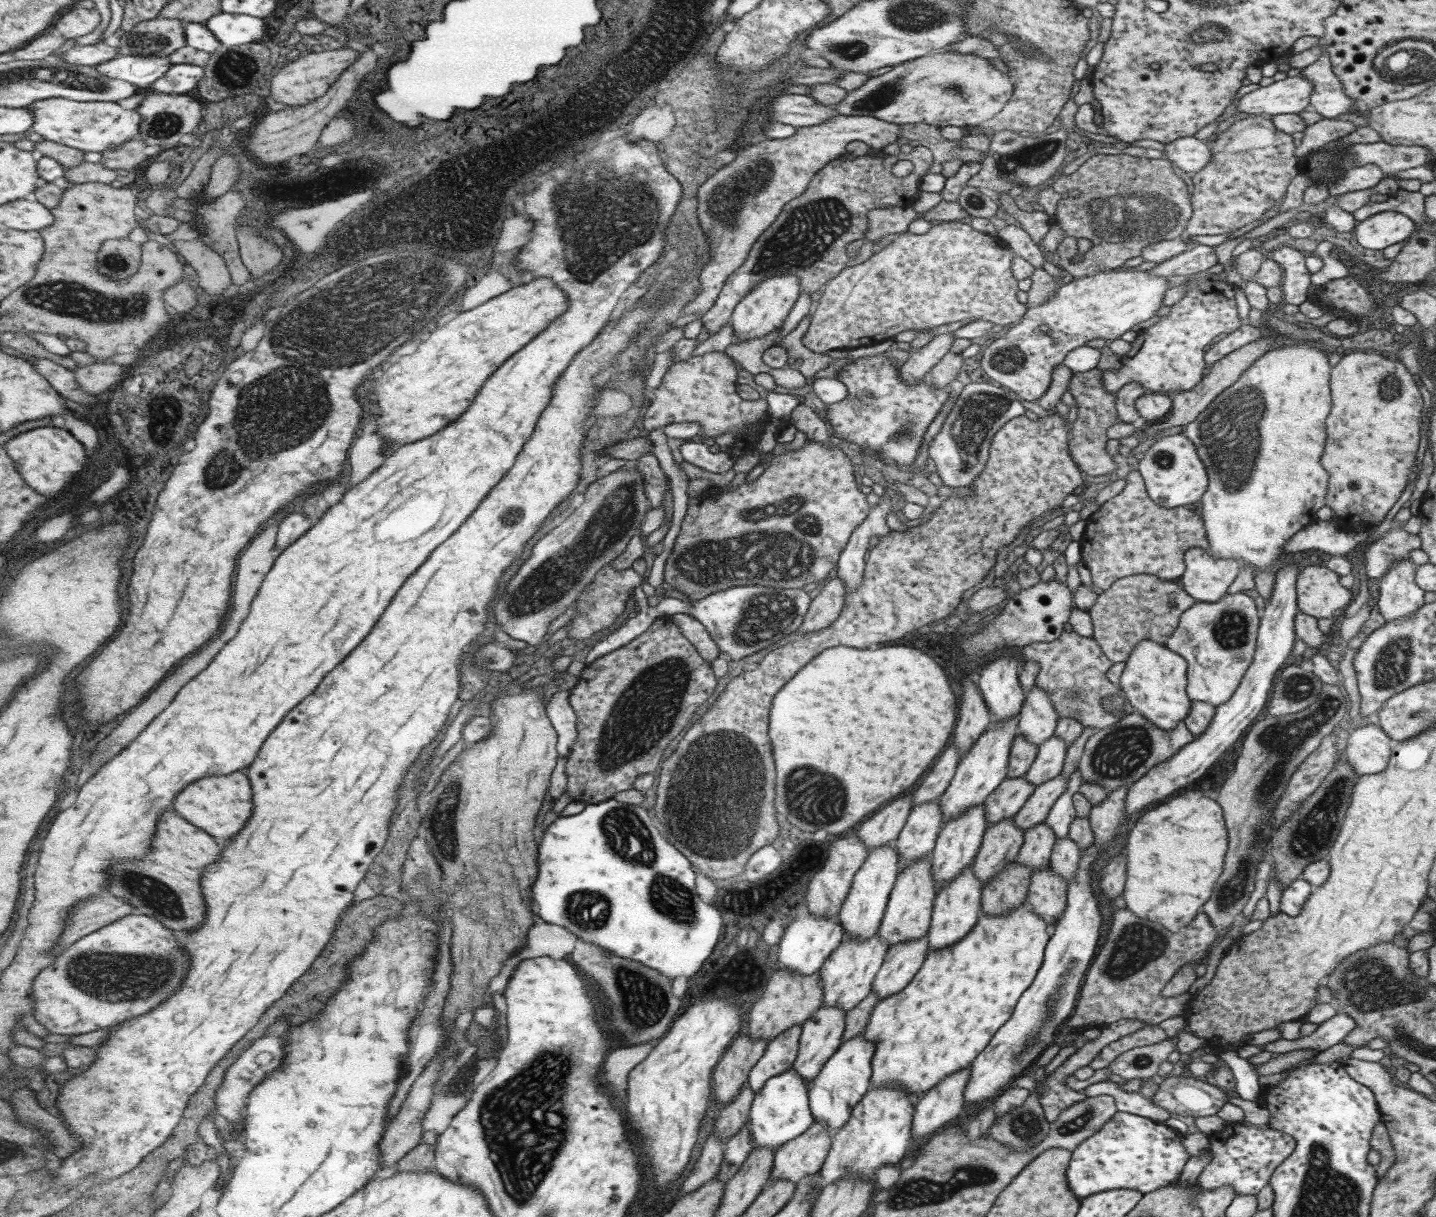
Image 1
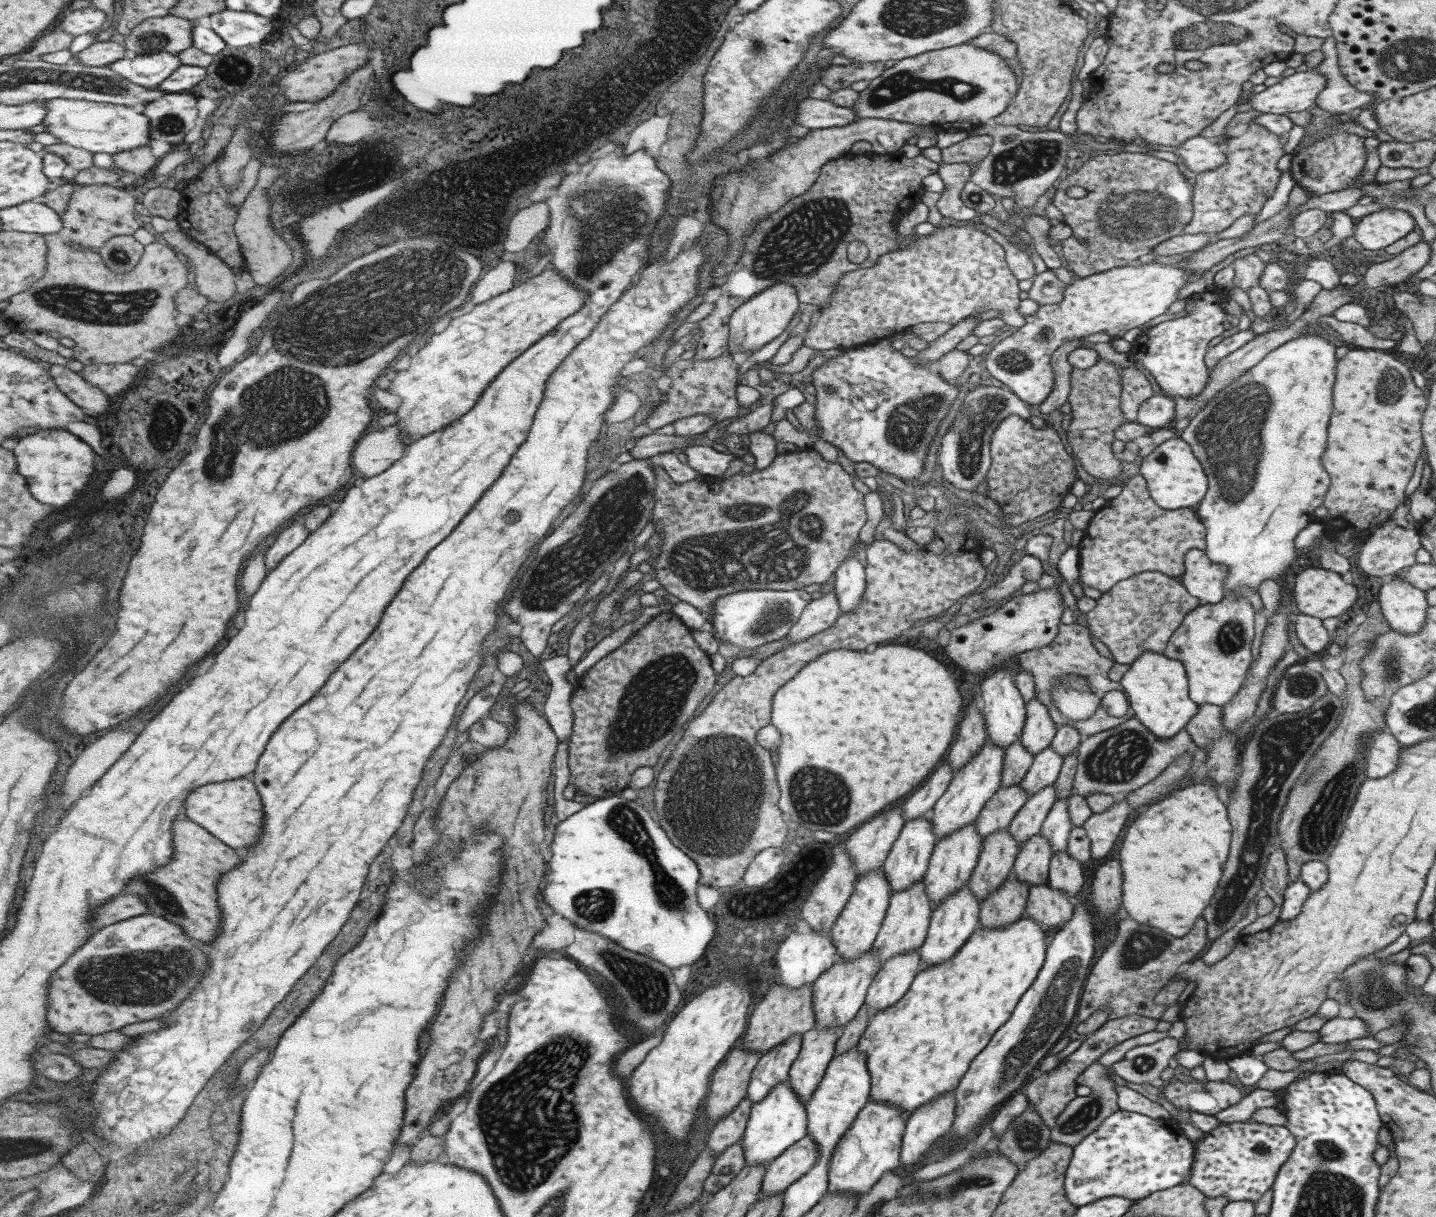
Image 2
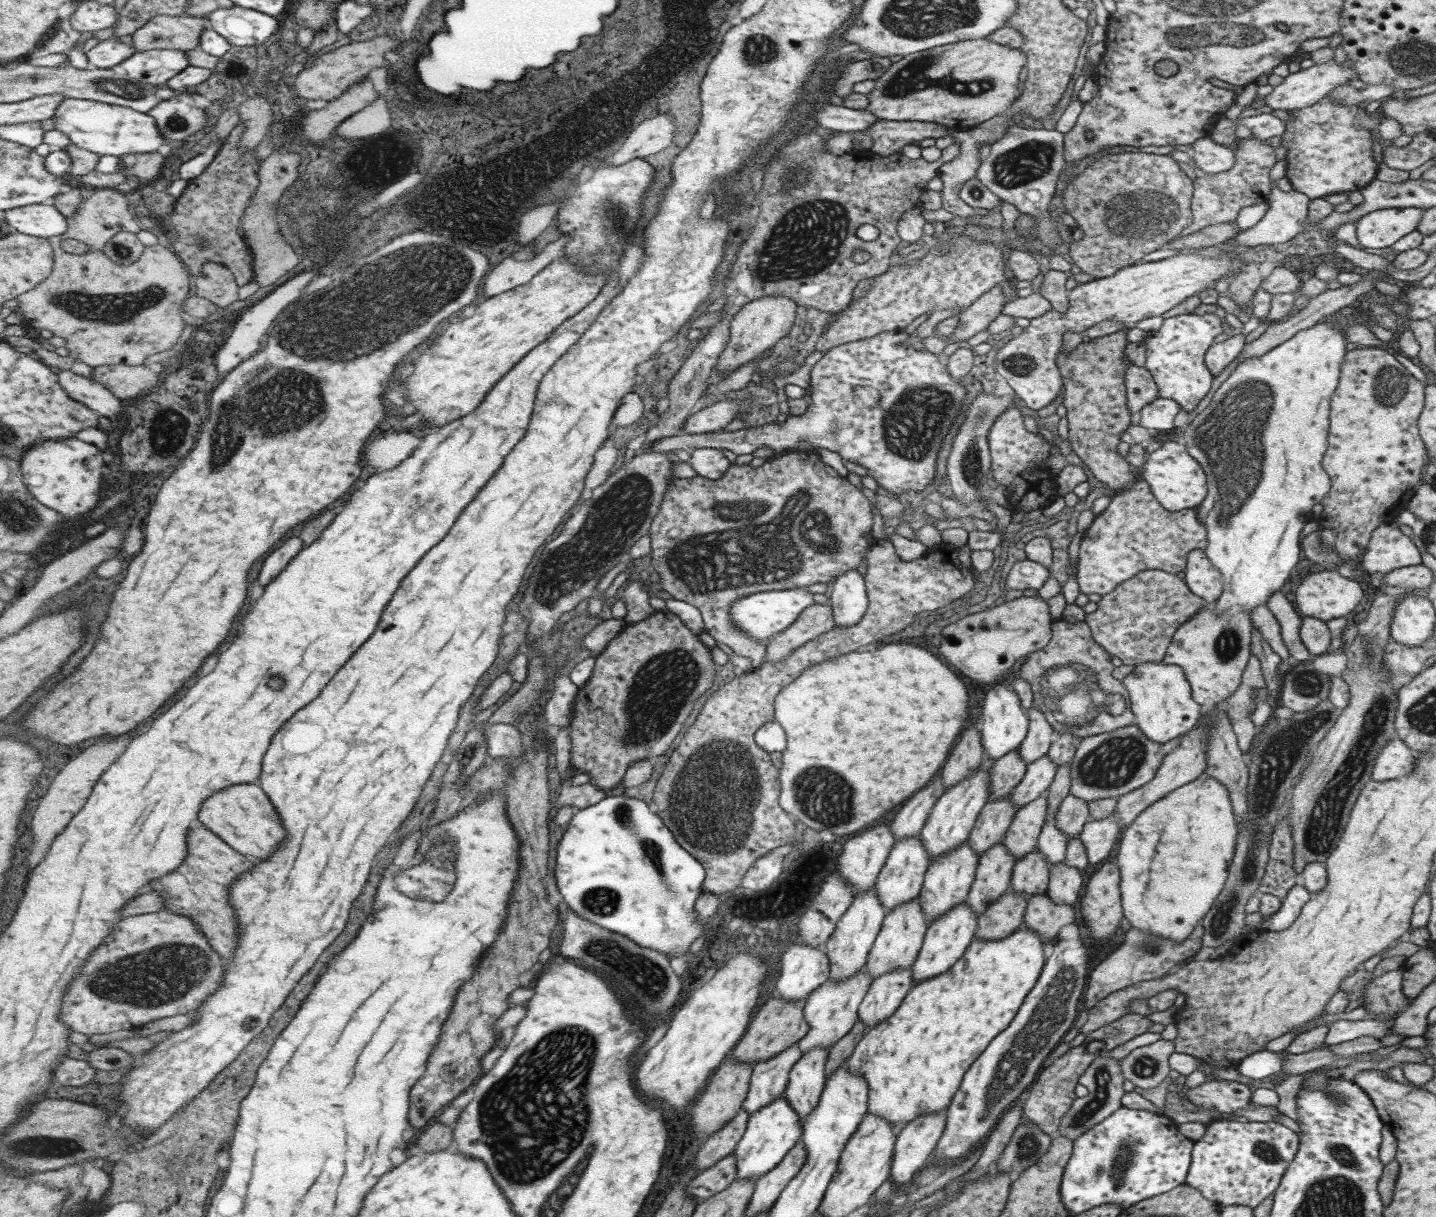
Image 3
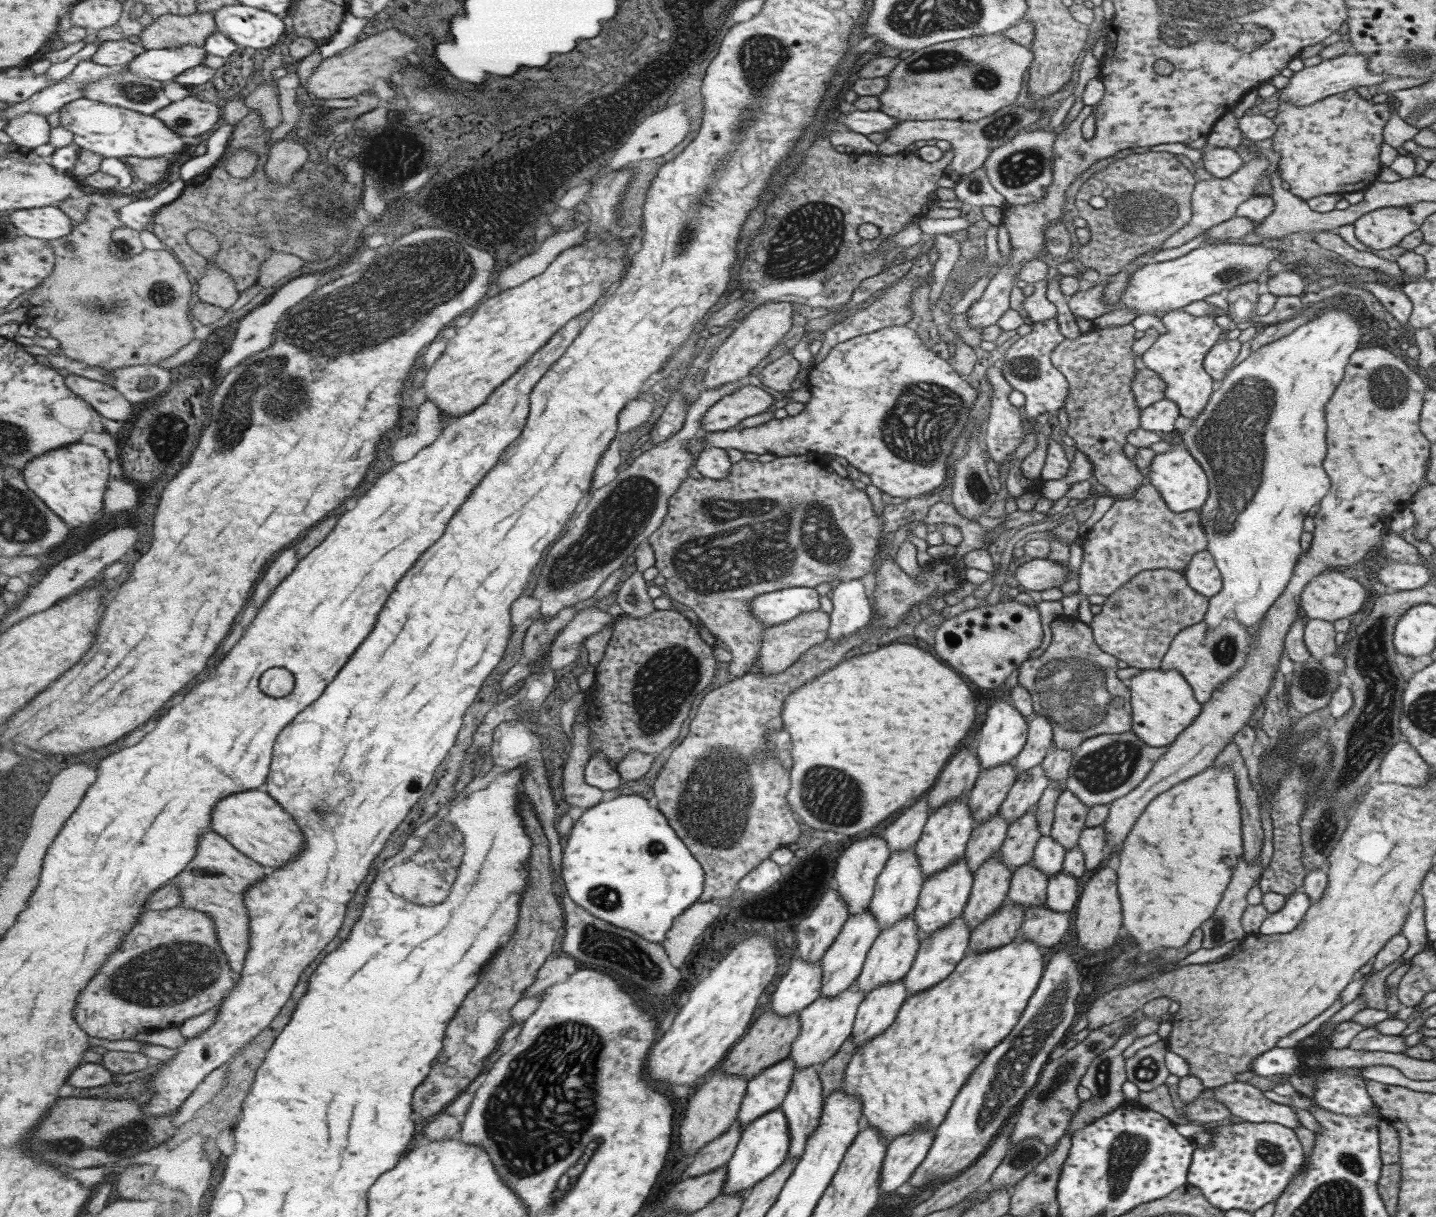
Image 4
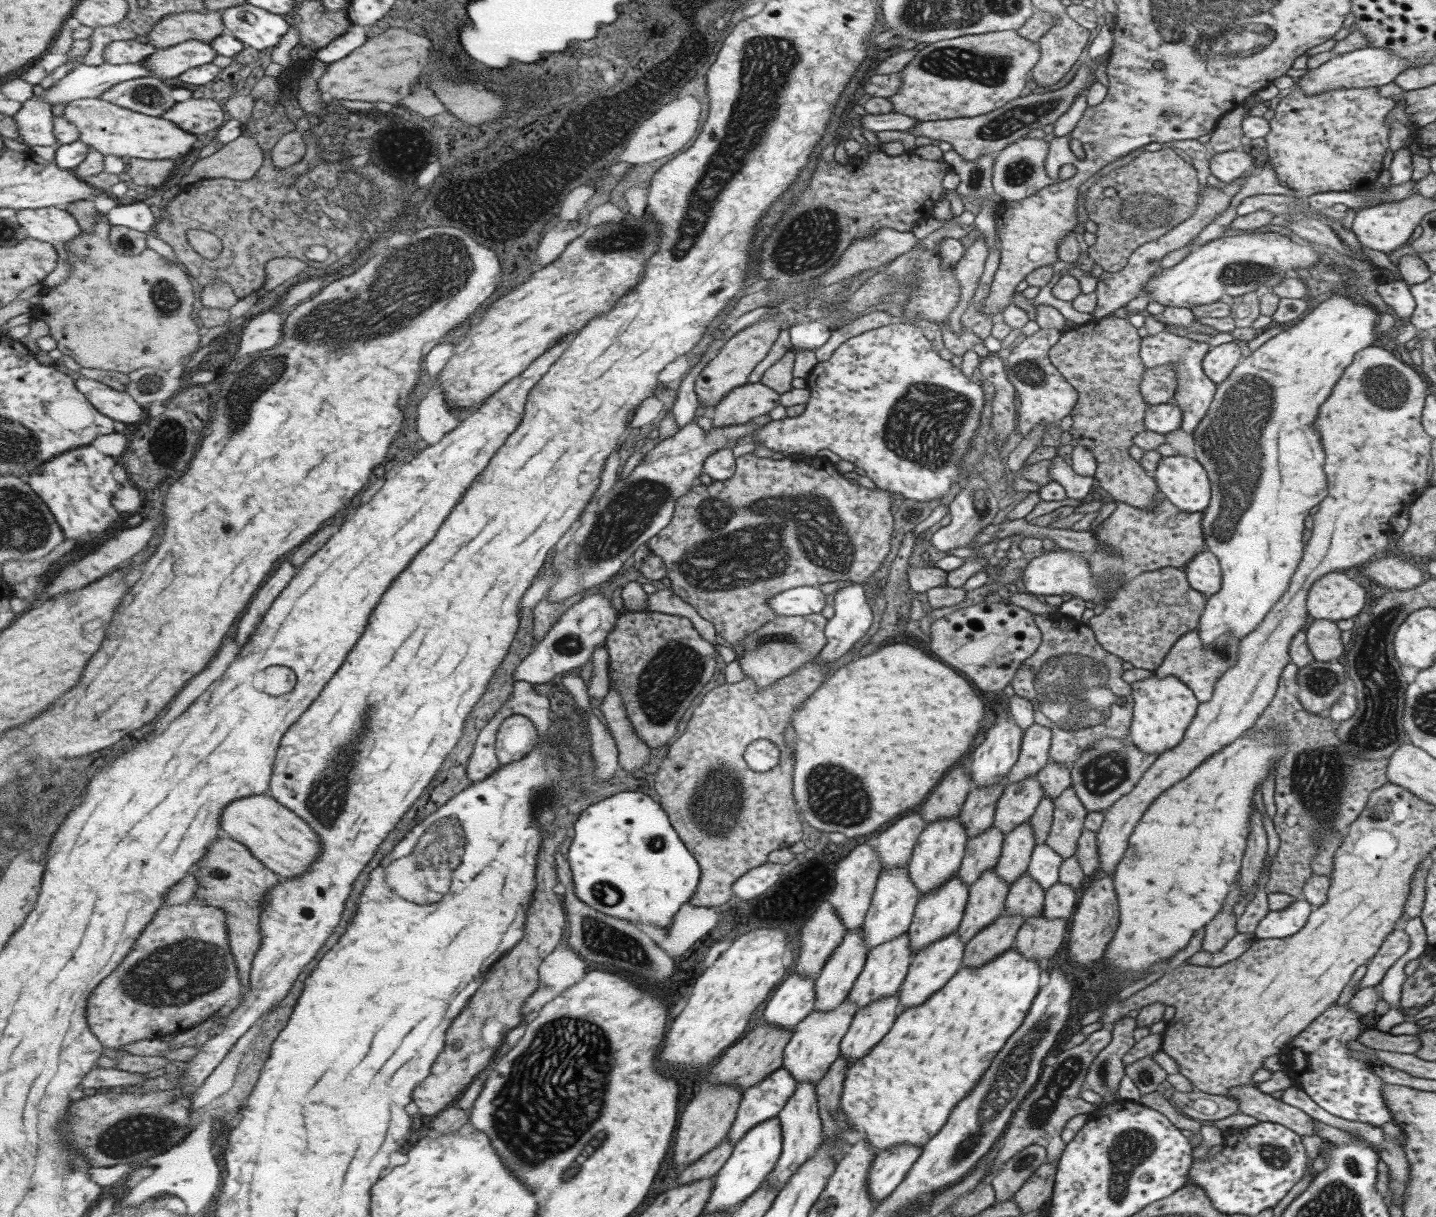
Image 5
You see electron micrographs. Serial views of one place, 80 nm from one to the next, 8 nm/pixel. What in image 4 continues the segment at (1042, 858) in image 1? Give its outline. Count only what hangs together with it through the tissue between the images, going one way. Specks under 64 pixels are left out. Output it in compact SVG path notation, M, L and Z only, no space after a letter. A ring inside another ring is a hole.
M1031 863L1013 870L1006 898L1023 909L1044 904L1048 878Z

